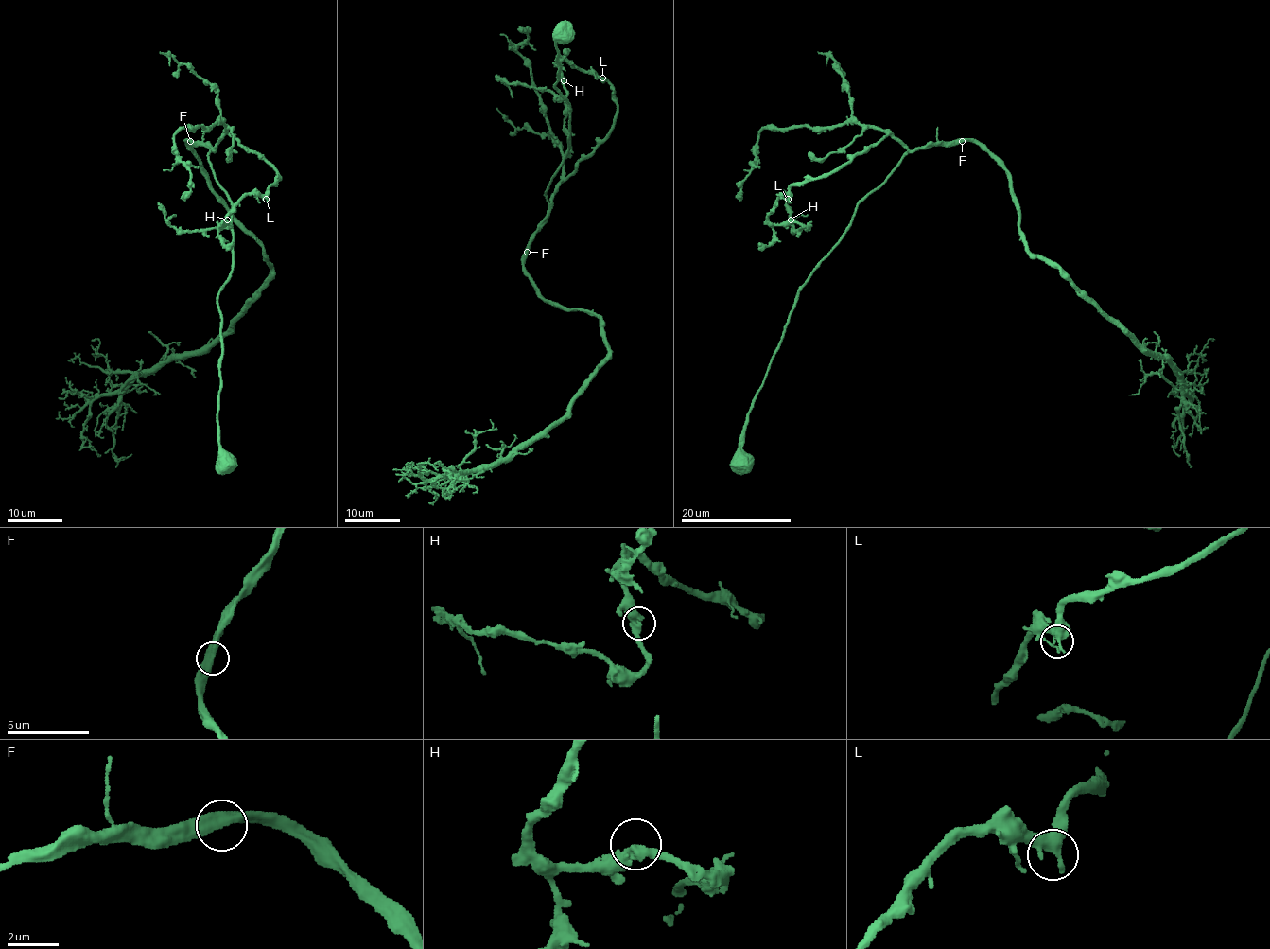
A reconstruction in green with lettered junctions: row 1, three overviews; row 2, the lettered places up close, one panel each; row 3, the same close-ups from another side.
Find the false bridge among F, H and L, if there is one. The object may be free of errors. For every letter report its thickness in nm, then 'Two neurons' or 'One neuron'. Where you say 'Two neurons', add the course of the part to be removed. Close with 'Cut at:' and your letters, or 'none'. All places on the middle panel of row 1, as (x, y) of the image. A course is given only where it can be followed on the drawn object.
F: Thickness 460 nm. One neuron
H: Thickness 400 nm. One neuron
L: Thickness 480 nm. One neuron
Cut at: none

